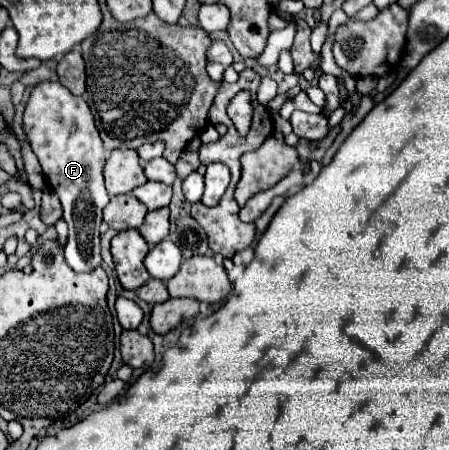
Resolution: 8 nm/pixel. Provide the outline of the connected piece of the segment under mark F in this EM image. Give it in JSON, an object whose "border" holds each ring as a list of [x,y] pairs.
{"border":[[[40,82],[34,86],[24,112],[24,130],[30,138],[32,150],[42,166],[48,184],[58,194],[64,220],[70,236],[64,248],[64,258],[74,272],[92,272],[102,264],[100,256],[100,224],[102,210],[110,202],[104,188],[104,162],[100,132],[94,124],[94,116],[84,98],[70,94],[60,82]]]}

